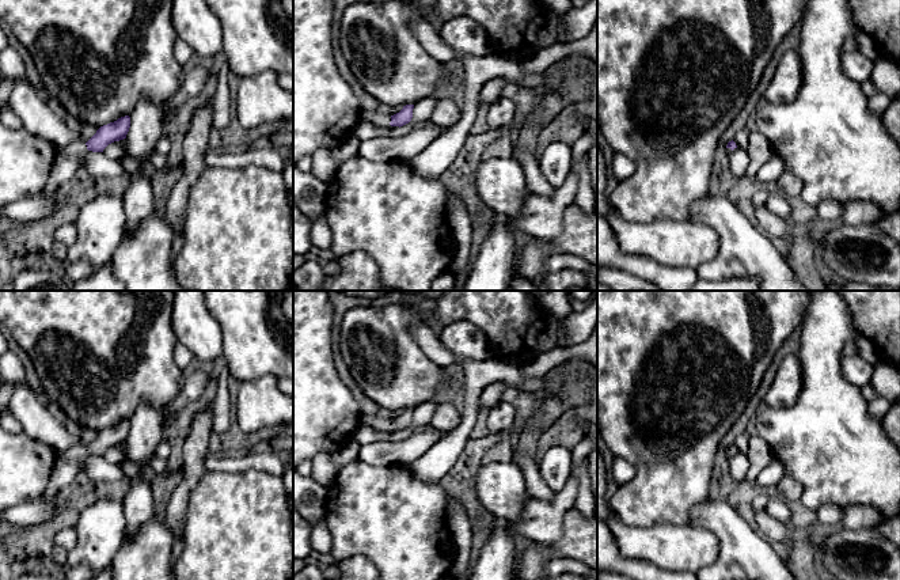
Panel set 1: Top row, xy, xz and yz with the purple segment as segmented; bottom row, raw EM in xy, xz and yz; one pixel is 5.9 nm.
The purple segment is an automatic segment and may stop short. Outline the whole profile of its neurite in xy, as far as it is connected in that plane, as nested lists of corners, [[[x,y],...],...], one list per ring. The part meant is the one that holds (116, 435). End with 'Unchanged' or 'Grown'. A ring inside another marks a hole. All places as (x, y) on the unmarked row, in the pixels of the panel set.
[[[125,420],[114,427],[100,431],[87,447],[73,446],[60,454],[54,462],[46,489],[39,497],[49,499],[68,488],[77,479],[80,466],[87,455],[103,456],[109,448],[126,443],[129,432],[130,421]]]. Grown

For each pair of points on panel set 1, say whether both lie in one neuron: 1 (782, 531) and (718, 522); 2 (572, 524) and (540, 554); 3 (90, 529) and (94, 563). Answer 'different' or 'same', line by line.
1: different
2: same
3: same

